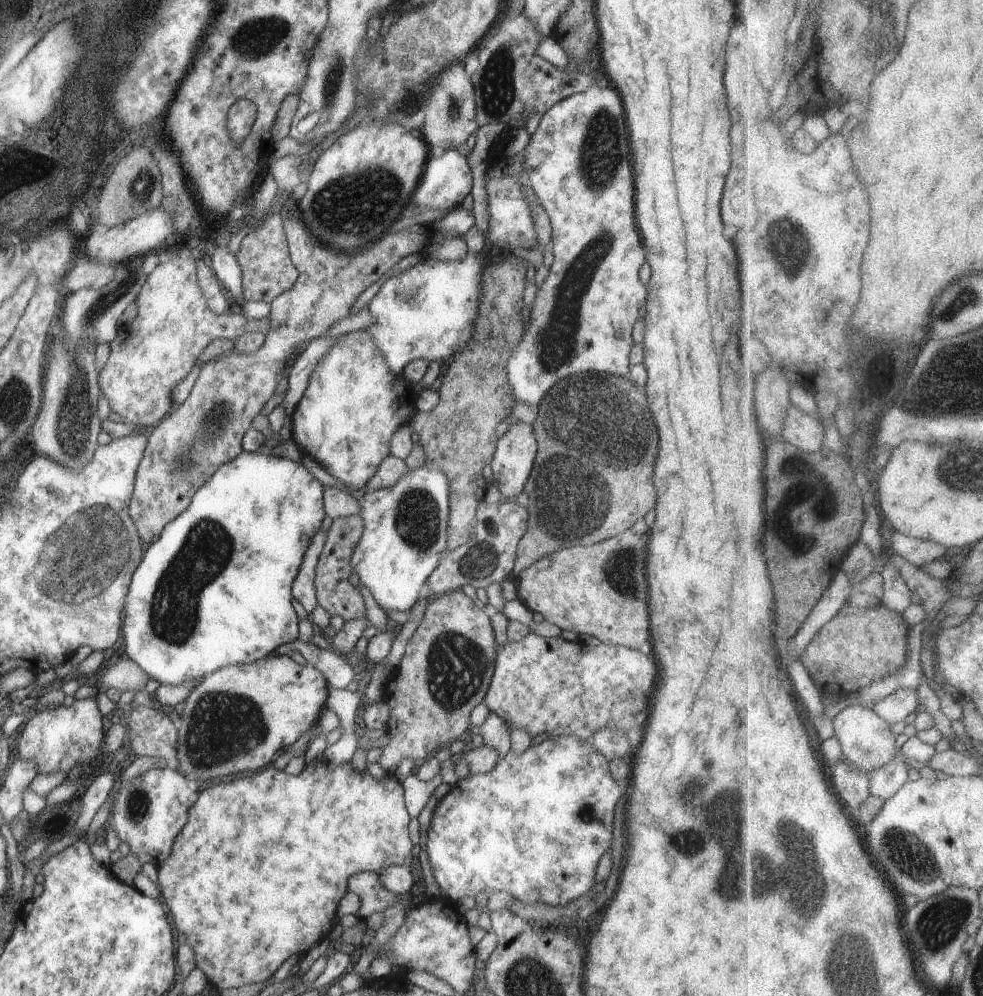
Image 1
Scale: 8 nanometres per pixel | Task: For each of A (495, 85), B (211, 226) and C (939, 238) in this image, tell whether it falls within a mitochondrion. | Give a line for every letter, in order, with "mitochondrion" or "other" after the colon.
A: mitochondrion
B: other
C: other

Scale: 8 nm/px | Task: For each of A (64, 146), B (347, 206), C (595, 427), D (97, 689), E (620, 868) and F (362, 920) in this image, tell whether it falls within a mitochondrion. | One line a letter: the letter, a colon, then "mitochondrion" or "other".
A: other
B: mitochondrion
C: mitochondrion
D: other
E: other
F: other

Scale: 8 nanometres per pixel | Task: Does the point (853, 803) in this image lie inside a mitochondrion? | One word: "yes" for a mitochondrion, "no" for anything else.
no

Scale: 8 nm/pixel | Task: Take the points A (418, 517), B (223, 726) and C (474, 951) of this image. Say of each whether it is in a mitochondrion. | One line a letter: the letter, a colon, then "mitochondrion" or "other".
A: mitochondrion
B: mitochondrion
C: other

